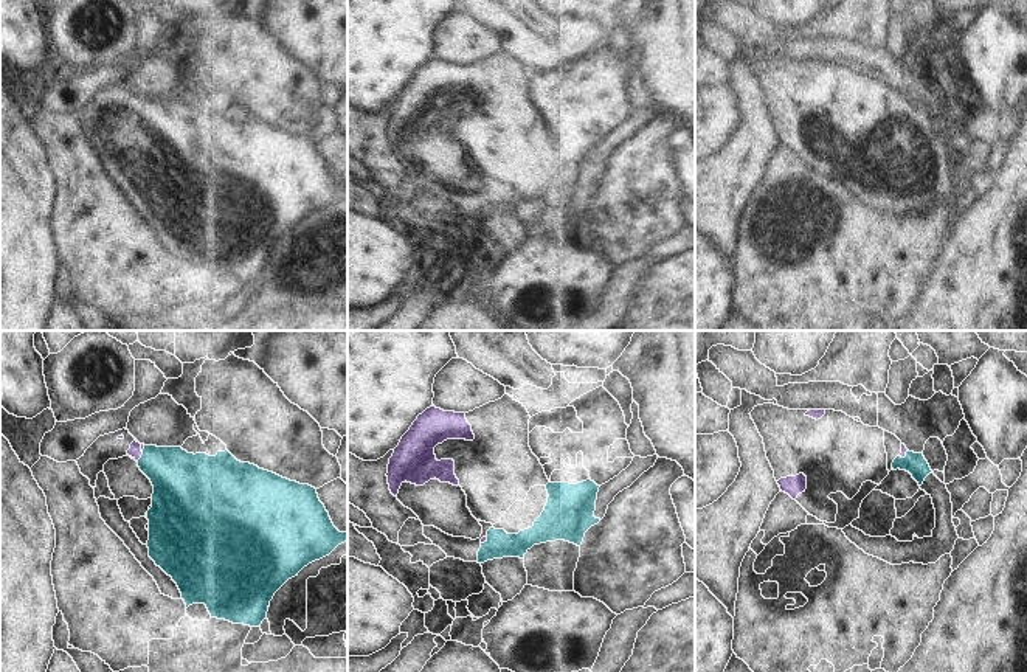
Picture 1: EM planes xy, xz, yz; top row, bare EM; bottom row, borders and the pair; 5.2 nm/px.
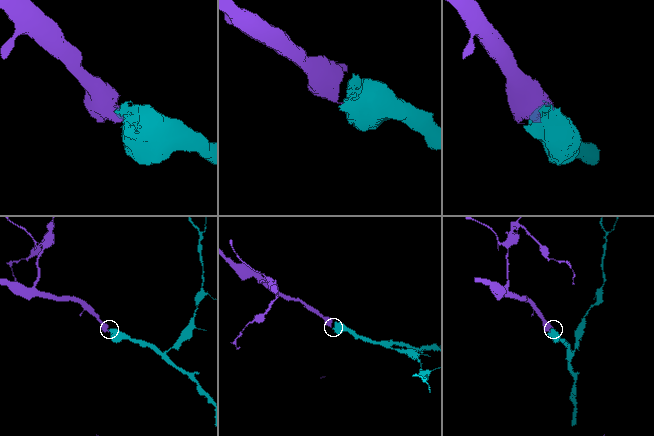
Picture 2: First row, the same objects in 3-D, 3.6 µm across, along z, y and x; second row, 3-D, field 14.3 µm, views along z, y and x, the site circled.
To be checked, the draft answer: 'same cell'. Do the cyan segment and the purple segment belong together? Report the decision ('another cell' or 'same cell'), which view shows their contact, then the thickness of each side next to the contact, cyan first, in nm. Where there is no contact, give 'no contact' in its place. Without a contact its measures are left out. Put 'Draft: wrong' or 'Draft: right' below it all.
same cell; contact in xy; calibres 300 and 70 nm
Draft: right

